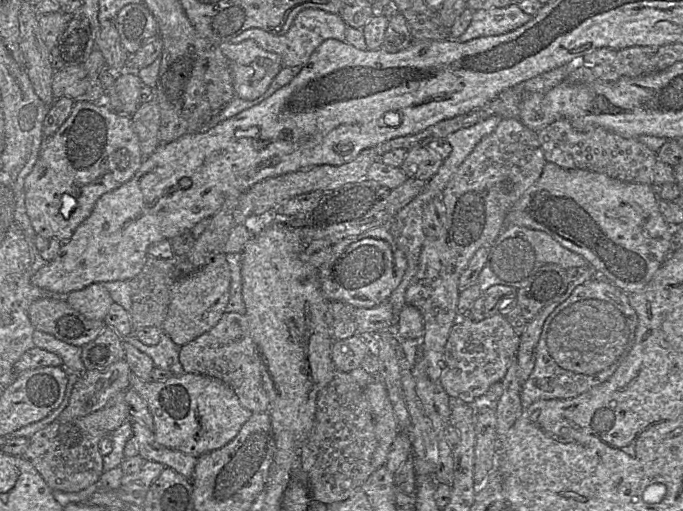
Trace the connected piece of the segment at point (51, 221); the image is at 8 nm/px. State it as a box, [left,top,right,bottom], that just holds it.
[24,99,144,242]

